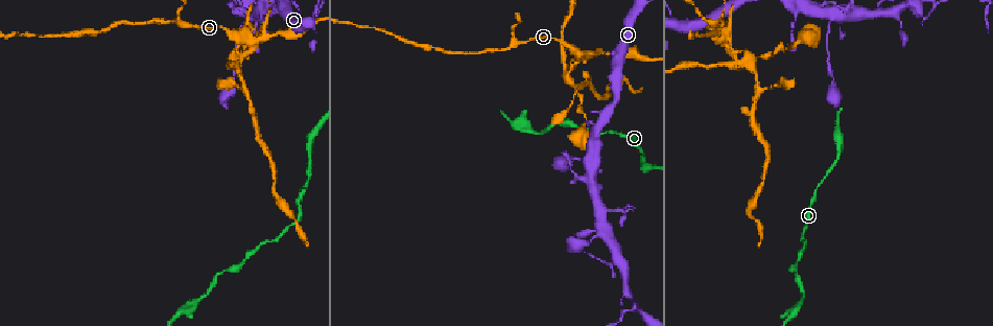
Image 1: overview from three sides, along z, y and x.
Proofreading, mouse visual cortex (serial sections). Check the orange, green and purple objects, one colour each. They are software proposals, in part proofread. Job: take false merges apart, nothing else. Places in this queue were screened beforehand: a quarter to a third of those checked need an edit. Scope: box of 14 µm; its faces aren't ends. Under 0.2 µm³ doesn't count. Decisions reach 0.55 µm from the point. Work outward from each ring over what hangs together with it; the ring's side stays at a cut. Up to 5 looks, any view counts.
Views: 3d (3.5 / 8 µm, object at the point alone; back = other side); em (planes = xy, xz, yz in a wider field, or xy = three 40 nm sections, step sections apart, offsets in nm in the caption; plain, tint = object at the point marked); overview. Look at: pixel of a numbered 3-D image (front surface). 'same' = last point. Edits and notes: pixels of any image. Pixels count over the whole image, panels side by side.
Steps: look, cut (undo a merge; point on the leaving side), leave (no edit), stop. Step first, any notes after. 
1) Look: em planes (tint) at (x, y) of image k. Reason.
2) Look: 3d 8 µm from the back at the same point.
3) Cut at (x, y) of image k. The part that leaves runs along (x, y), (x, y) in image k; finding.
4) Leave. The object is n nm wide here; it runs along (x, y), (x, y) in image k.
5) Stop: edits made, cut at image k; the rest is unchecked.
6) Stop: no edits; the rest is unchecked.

Look: 3d 3.5 µm at (250, 18) of image 1. Thin arm on a thick one.

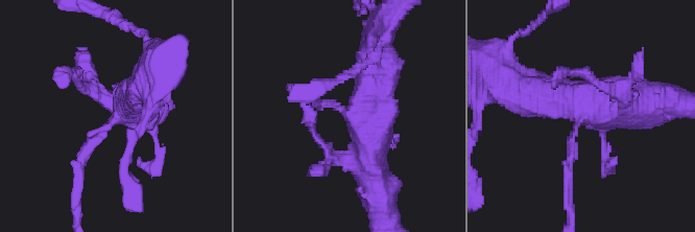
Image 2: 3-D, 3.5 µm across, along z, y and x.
Look: em xy step 5 (tint) at (355, 113) of image 2. Shape alone is not enough.

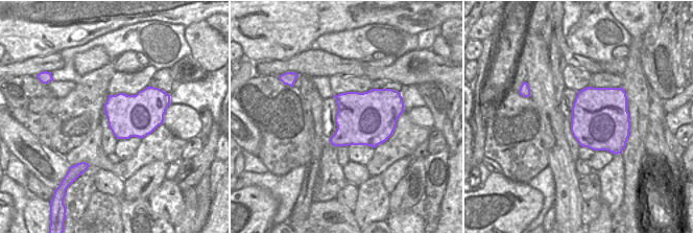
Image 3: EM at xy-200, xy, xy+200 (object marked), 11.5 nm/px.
Leave. One cell here.

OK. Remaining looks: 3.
Look: 3d 3.5 µm at (184, 25) of image 1. A fork.

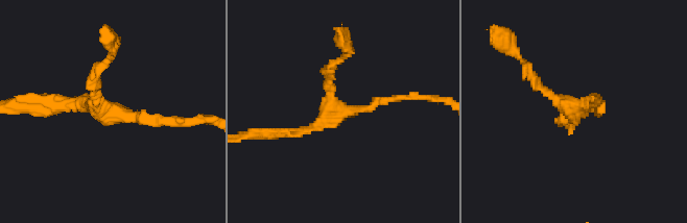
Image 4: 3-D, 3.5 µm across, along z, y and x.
Look: em xy step 3 (tint) at (105, 112) of image 4. 3 arms meet here; the arms are 150, 150, 150 nm wide.

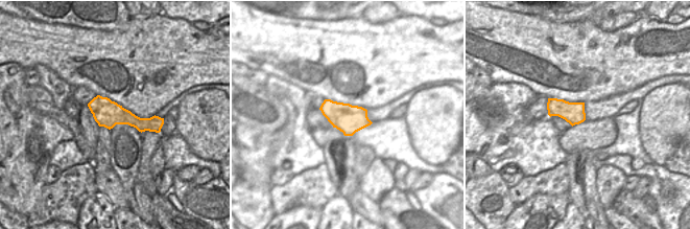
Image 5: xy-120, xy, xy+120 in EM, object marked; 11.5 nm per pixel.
Leave. It runs along (91, 105), (139, 123), (158, 123) in image 5; one cell here.

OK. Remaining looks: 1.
Stop: no edits; the rest is unchecked.

